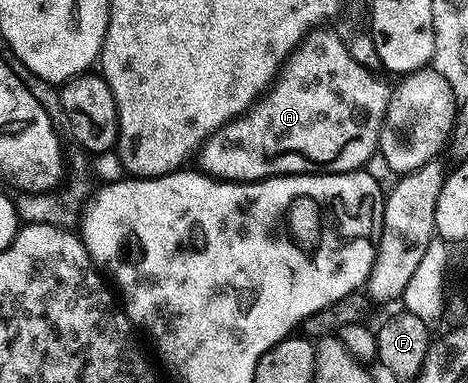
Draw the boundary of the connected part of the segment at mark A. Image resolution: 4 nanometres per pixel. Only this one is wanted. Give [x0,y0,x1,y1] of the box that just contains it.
[199,26,390,182]

